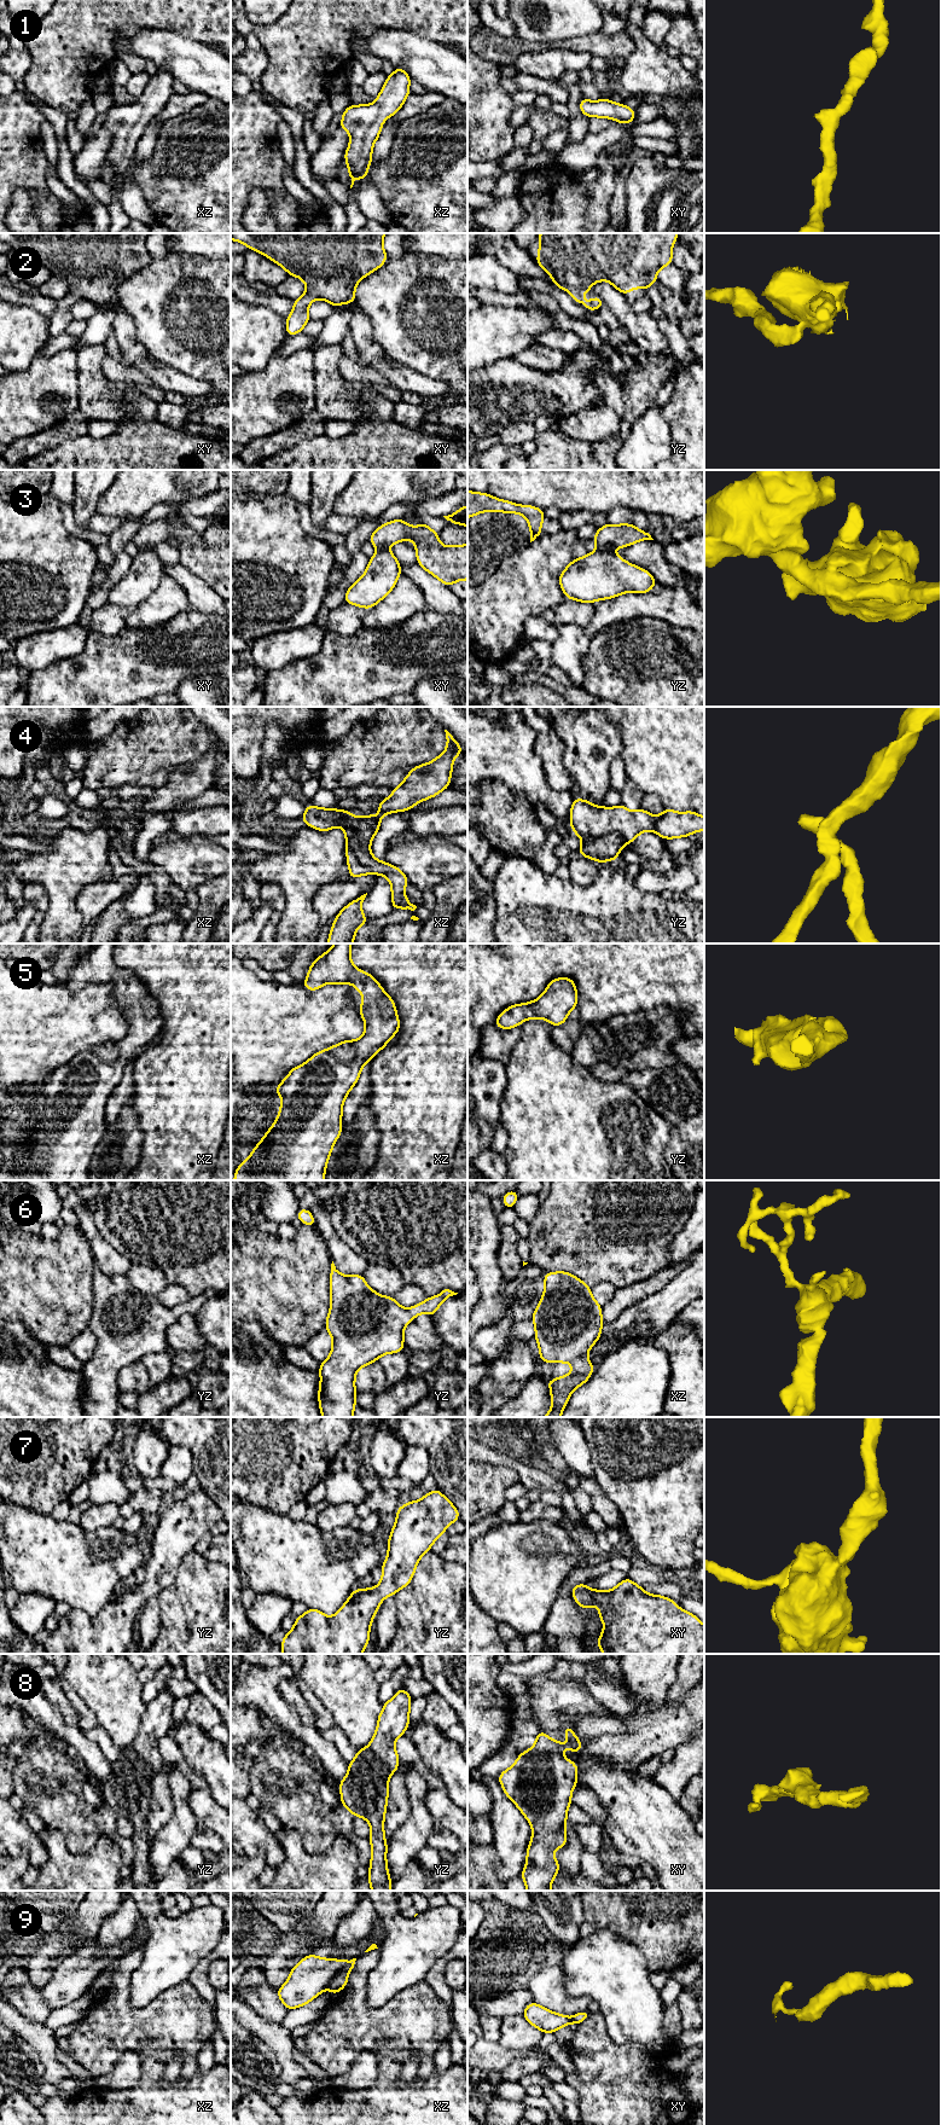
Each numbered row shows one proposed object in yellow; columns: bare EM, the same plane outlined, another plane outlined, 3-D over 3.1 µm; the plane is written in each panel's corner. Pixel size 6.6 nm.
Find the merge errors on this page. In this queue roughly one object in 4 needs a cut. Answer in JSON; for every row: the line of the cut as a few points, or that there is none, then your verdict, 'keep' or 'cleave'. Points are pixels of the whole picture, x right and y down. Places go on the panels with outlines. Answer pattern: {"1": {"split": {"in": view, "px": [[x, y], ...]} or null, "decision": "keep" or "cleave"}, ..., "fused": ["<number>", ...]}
{"1": {"split": null, "decision": "keep"}, "2": {"split": null, "decision": "keep"}, "3": {"split": {"in": "yz", "px": [[609, 547], [598, 550]]}, "decision": "cleave"}, "4": {"split": {"in": "yz", "px": [[582, 839], [597, 839], [608, 834], [619, 834], [627, 842]]}, "decision": "cleave"}, "5": {"split": null, "decision": "keep"}, "6": {"split": null, "decision": "keep"}, "7": {"split": null, "decision": "keep"}, "8": {"split": null, "decision": "keep"}, "9": {"split": {"in": "xz", "px": [[347, 1962], [329, 1981]]}, "decision": "cleave"}, "fused": ["3", "4", "9"]}

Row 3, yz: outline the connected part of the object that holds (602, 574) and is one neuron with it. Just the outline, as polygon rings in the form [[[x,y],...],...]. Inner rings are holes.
[[[610,548],[574,558],[559,575],[567,599],[588,604],[626,592],[647,593],[656,583],[647,570],[626,562]]]

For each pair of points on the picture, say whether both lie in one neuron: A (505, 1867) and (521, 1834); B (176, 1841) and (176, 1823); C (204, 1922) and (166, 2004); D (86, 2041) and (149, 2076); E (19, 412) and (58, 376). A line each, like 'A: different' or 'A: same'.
A: same
B: same
C: different
D: different
E: same

